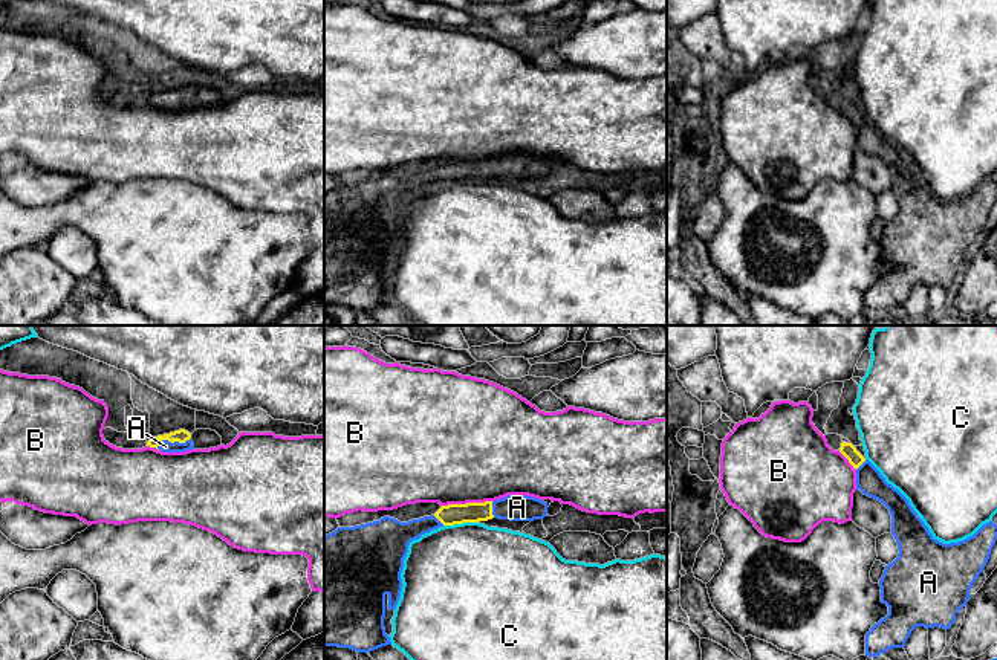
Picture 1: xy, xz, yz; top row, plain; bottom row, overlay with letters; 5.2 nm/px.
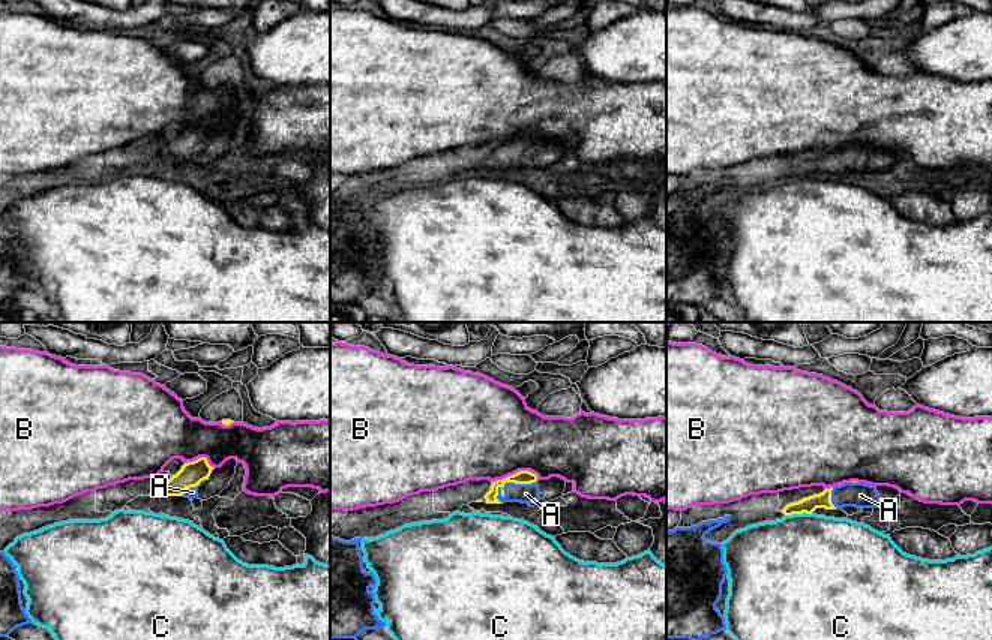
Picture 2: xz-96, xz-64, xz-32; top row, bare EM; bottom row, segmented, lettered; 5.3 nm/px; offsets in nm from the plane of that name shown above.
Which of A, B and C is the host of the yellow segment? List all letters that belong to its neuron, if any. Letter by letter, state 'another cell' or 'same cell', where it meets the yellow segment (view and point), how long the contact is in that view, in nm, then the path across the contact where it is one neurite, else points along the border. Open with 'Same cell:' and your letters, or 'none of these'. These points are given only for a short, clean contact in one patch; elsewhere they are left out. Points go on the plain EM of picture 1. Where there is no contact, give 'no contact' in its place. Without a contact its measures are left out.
Same cell: A
A: same cell; meets yellow in xy at (172, 100); contact 200 nm long
B: another cell; meets yellow in xz at (467, 161); contact 260 nm long
C: another cell; meets yellow in xz at (461, 181); contact 190 nm long; border along xz (477, 179), (444, 184)

